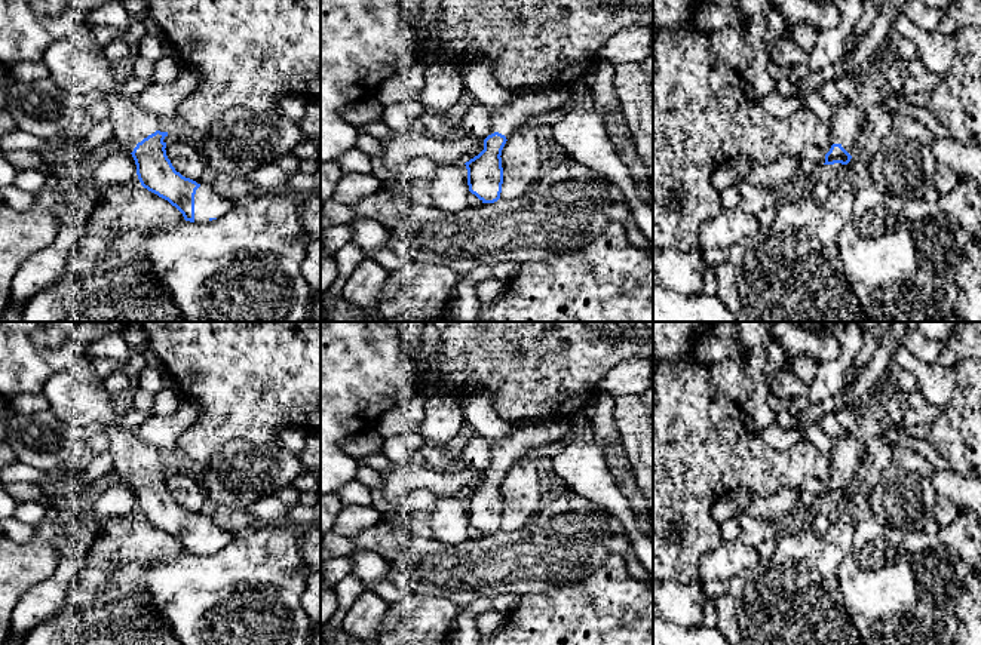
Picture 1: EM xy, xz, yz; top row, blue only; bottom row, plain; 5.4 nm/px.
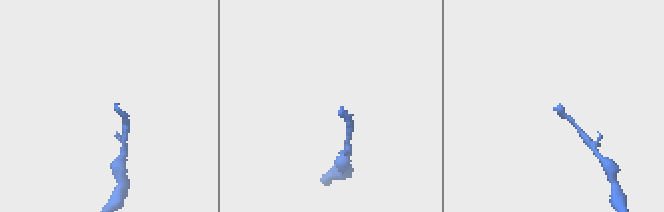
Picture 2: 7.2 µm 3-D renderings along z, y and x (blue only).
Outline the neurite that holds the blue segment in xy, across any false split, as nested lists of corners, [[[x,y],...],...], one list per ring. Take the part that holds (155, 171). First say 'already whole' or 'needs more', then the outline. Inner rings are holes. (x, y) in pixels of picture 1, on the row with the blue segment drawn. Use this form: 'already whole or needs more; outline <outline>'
needs more; outline [[[88,22],[77,24],[62,40],[53,43],[45,52],[42,61],[49,68],[49,77],[55,85],[71,98],[83,101],[101,96],[108,101],[111,138],[132,154],[141,185],[175,206],[186,221],[196,224],[214,222],[236,206],[232,200],[220,196],[208,178],[193,181],[175,171],[165,150],[169,139],[168,126],[156,114],[140,110],[131,96],[117,95],[113,90],[119,82],[111,71],[111,61],[105,56],[104,47],[99,47],[92,36],[92,25]]]

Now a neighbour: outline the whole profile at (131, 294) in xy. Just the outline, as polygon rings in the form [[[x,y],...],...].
[[[144,187],[105,190],[89,218],[85,236],[74,248],[77,254],[68,257],[67,267],[80,270],[82,274],[73,280],[50,279],[25,302],[21,322],[188,322],[147,268],[104,271],[93,262],[93,255],[114,240],[120,230],[162,228],[181,221],[186,219],[175,206]]]

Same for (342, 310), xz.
[[[338,297],[328,310],[328,317],[331,322],[367,322],[362,311],[343,297]]]

